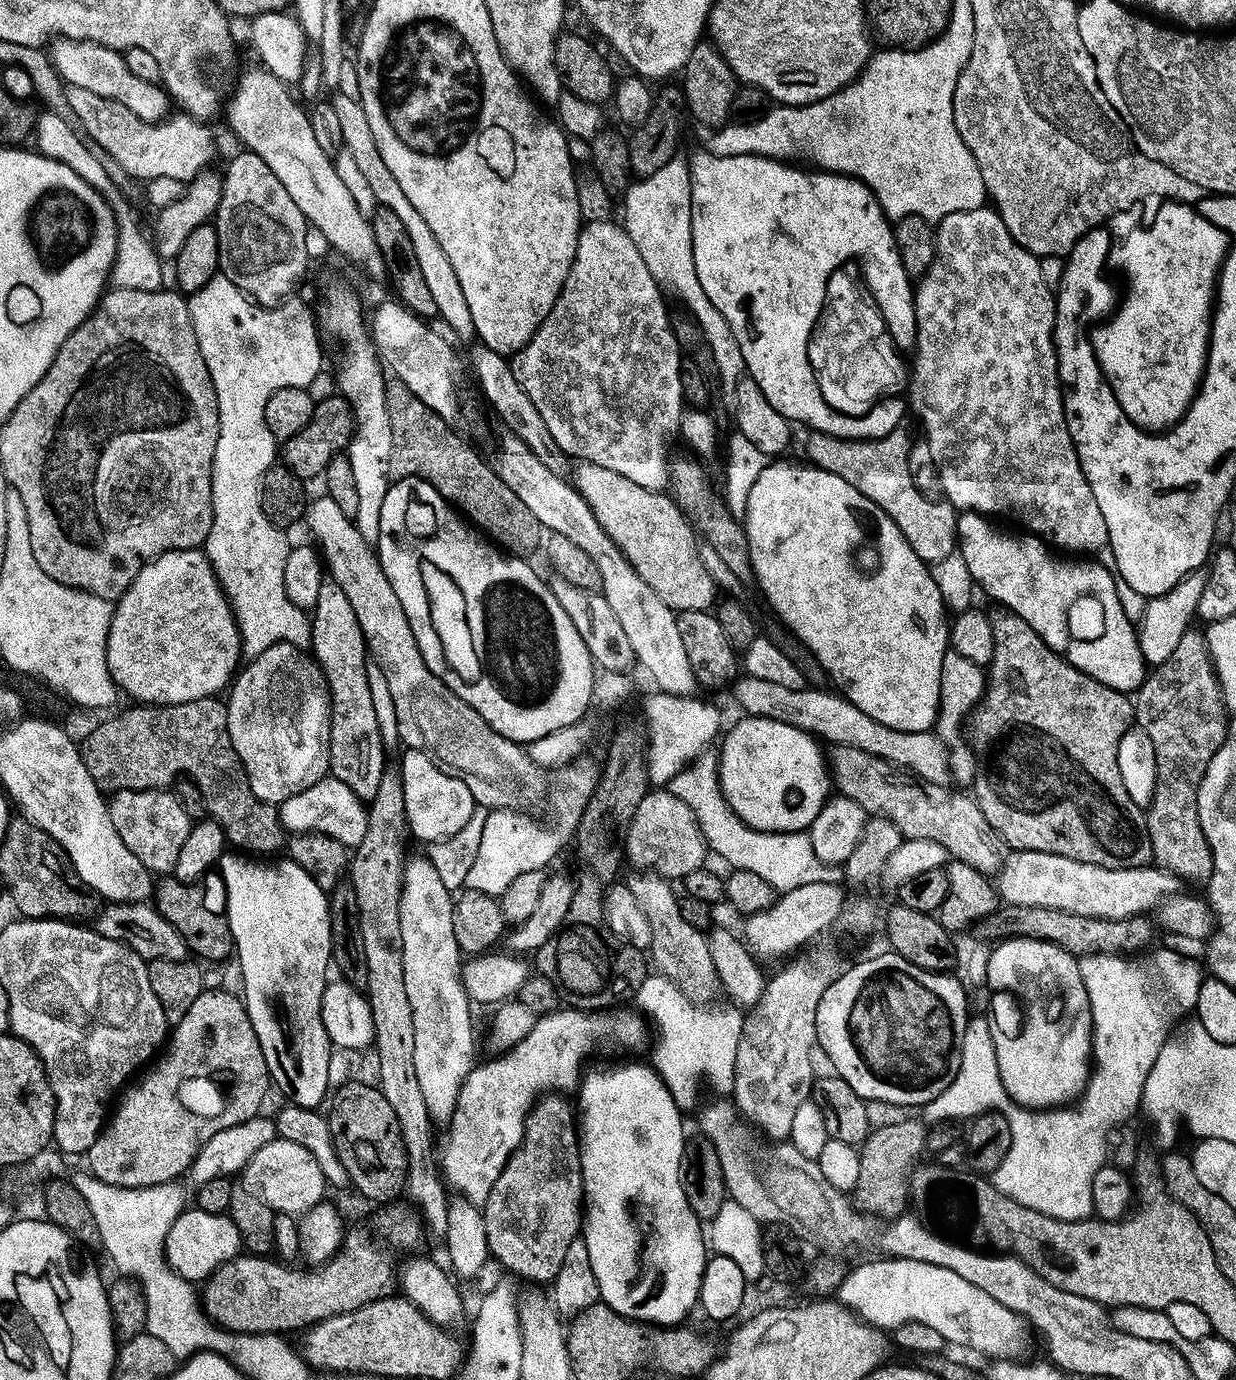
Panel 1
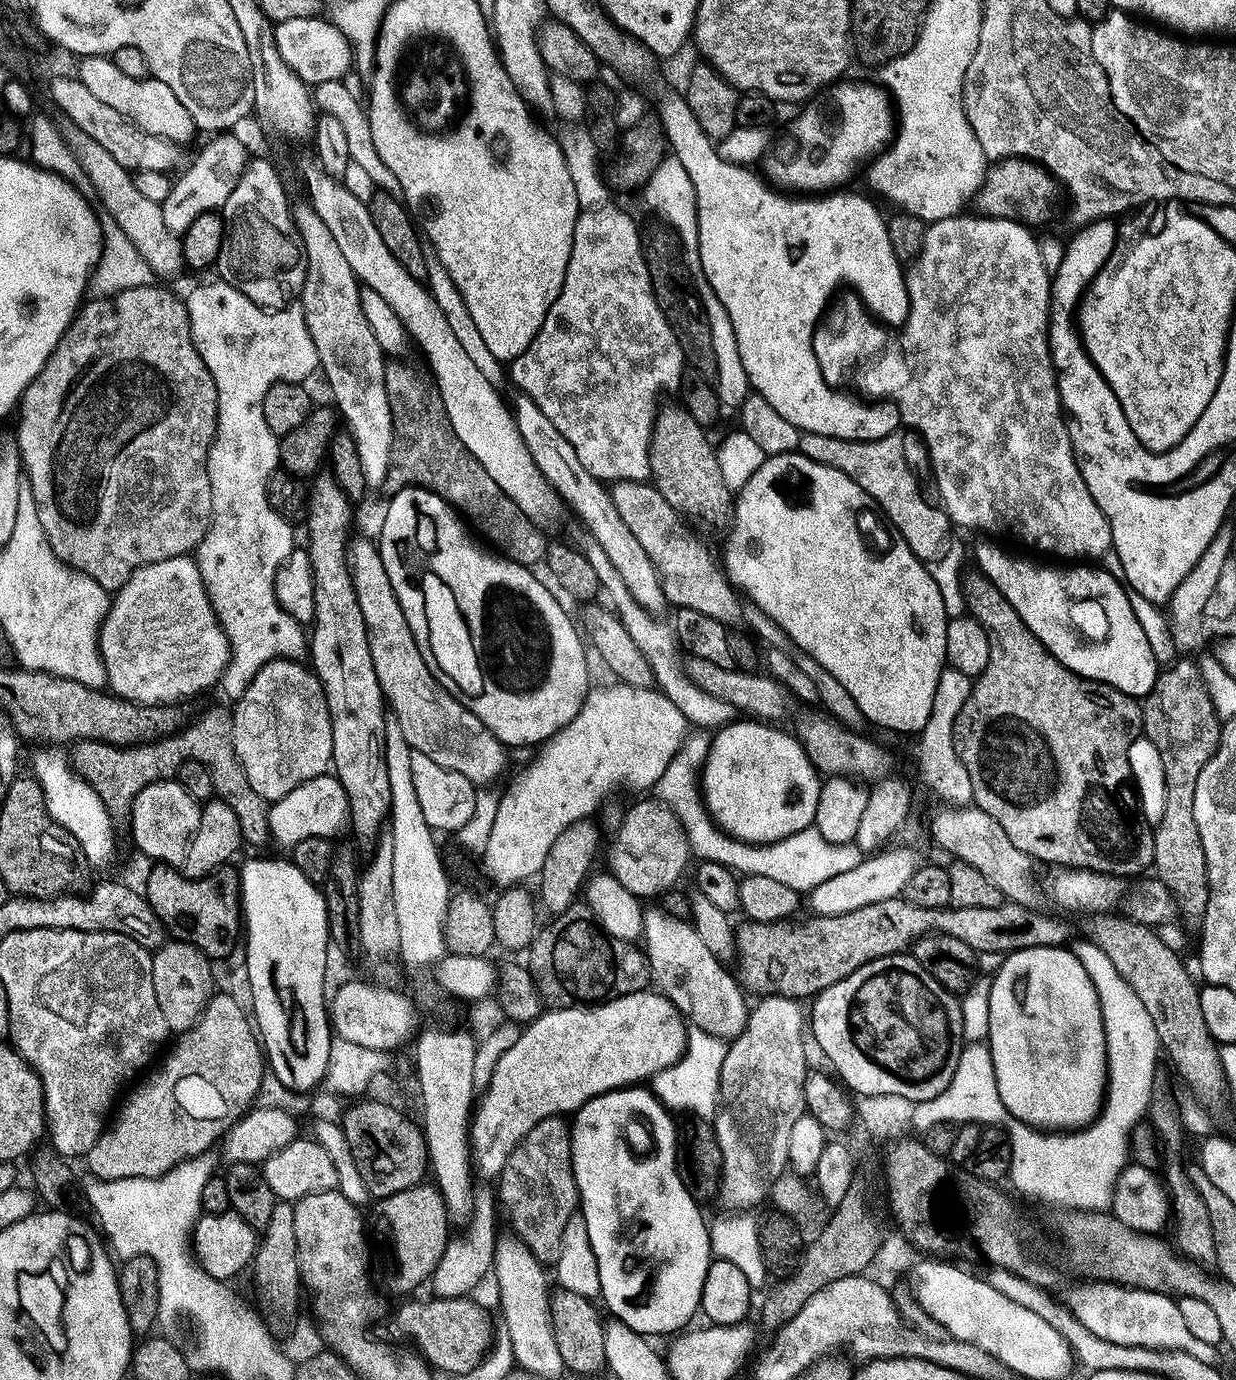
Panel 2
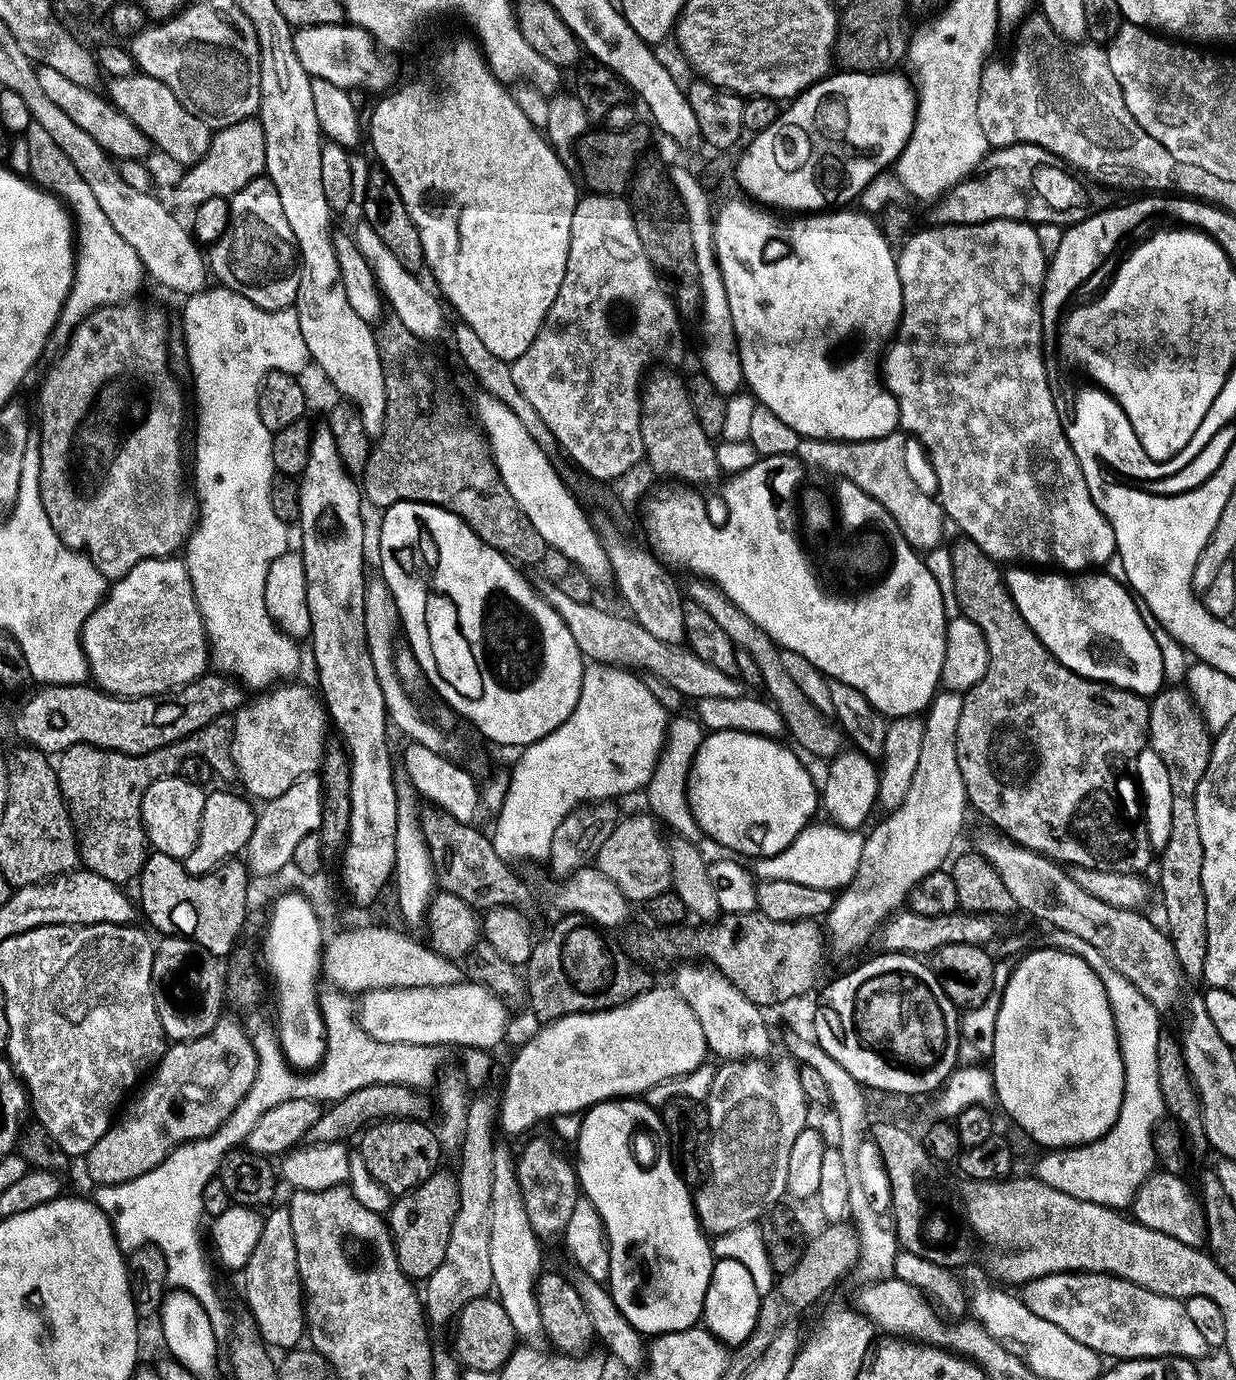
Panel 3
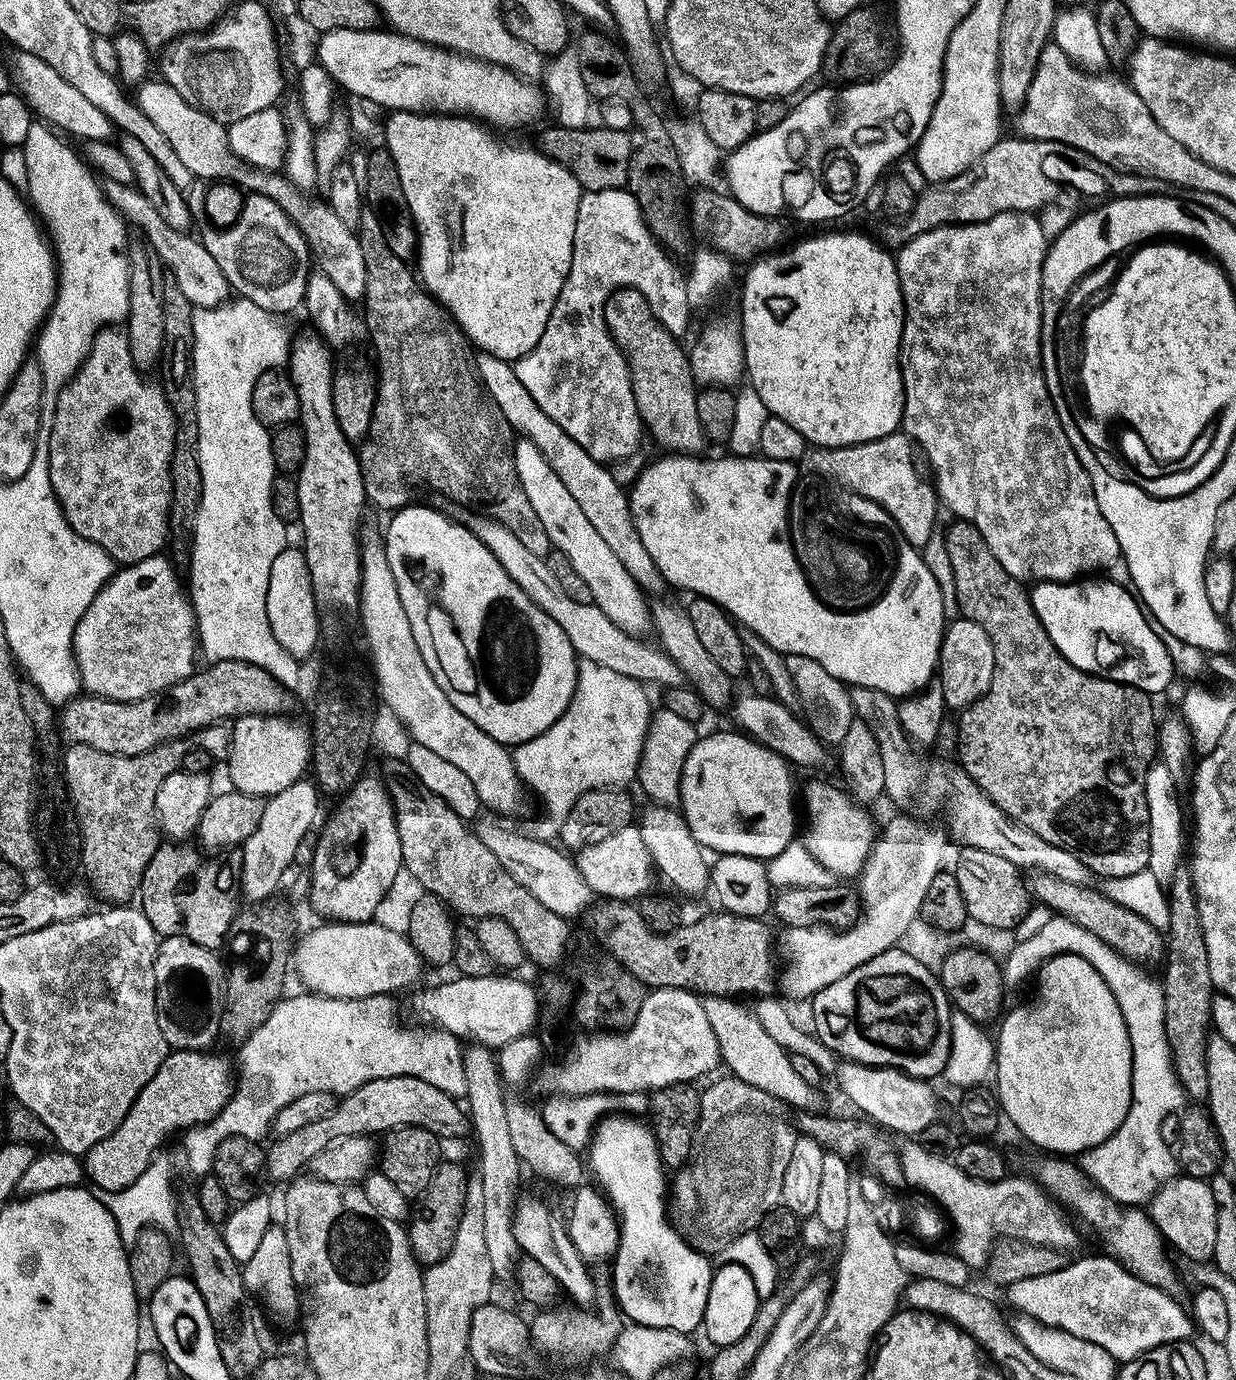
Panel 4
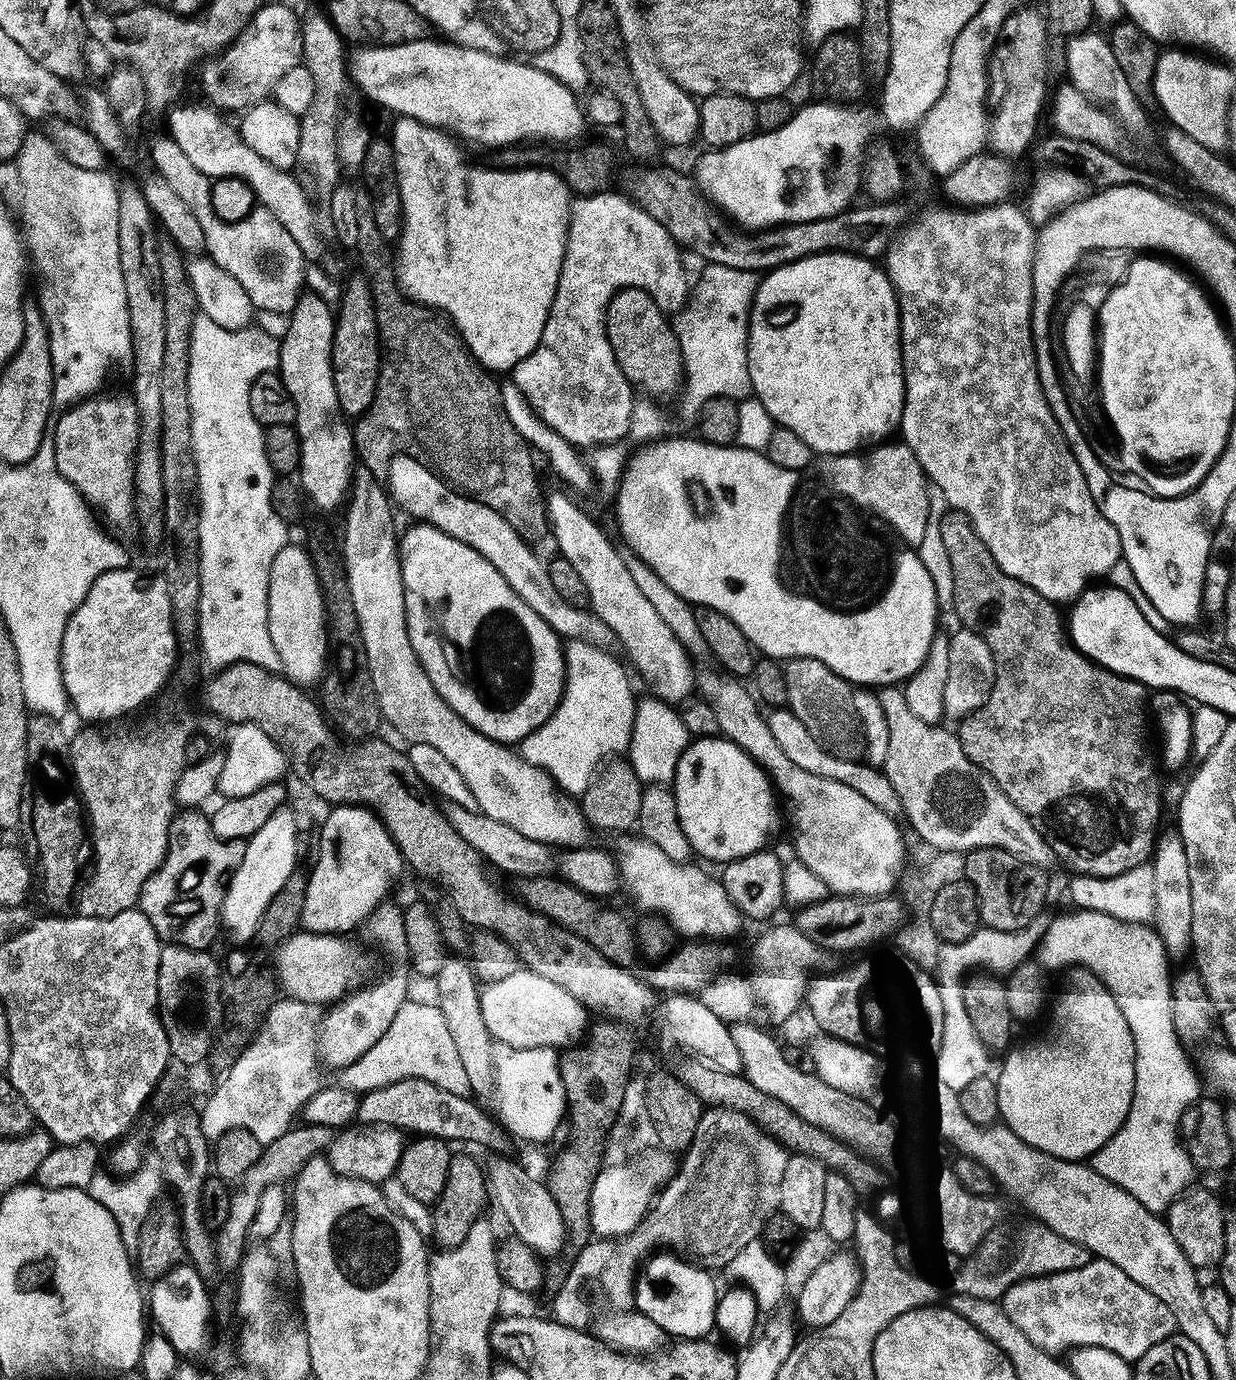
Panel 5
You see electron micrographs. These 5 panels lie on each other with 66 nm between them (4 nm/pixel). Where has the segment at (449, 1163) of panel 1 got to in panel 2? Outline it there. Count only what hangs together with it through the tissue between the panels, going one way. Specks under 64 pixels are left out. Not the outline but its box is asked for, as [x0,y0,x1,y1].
[469,989,688,1179]

